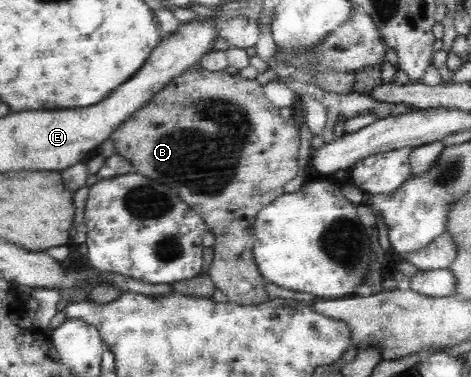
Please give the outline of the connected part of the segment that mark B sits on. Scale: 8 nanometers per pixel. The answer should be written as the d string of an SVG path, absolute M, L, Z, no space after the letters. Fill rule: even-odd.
M197 60L190 64L185 70L176 75L174 79L168 81L163 85L160 91L155 92L142 108L139 108L132 116L128 117L111 133L114 141L115 152L118 155L123 155L124 159L128 160L131 164L132 171L144 175L146 178L153 179L155 182L163 183L171 187L179 196L182 201L198 212L208 225L209 230L214 237L216 243L212 245L214 250L214 257L212 263L209 265L208 274L215 283L217 289L220 289L227 295L227 298L236 301L240 304L256 304L260 301L270 299L264 291L264 276L257 268L254 261L253 245L255 239L254 227L258 212L266 207L266 204L272 203L274 199L283 194L282 188L288 181L294 179L298 175L298 149L300 147L300 131L295 127L293 118L282 118L280 111L276 108L270 100L265 97L263 86L256 82L256 80L249 80L240 73L232 75L224 70L222 71L208 71L202 67Z

